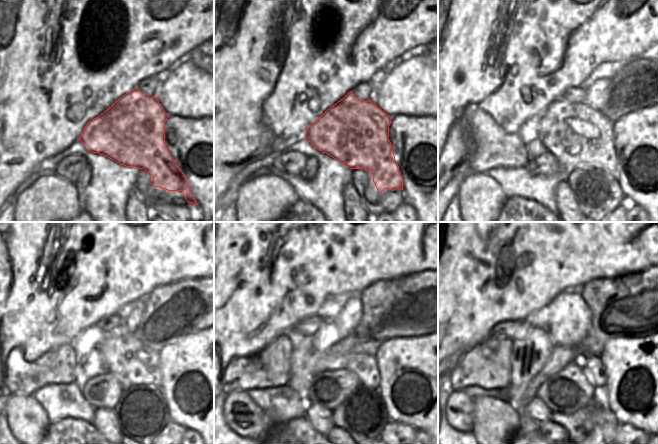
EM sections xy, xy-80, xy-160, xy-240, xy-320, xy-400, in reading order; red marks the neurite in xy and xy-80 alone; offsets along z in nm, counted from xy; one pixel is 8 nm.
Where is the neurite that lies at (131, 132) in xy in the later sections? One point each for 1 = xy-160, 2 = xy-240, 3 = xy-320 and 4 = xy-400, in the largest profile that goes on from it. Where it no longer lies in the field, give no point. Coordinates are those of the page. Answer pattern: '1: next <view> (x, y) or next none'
1: next xy-160 (578, 135)
2: next xy-240 (133, 363)
3: next xy-320 (364, 366)
4: next xy-400 (593, 366)

